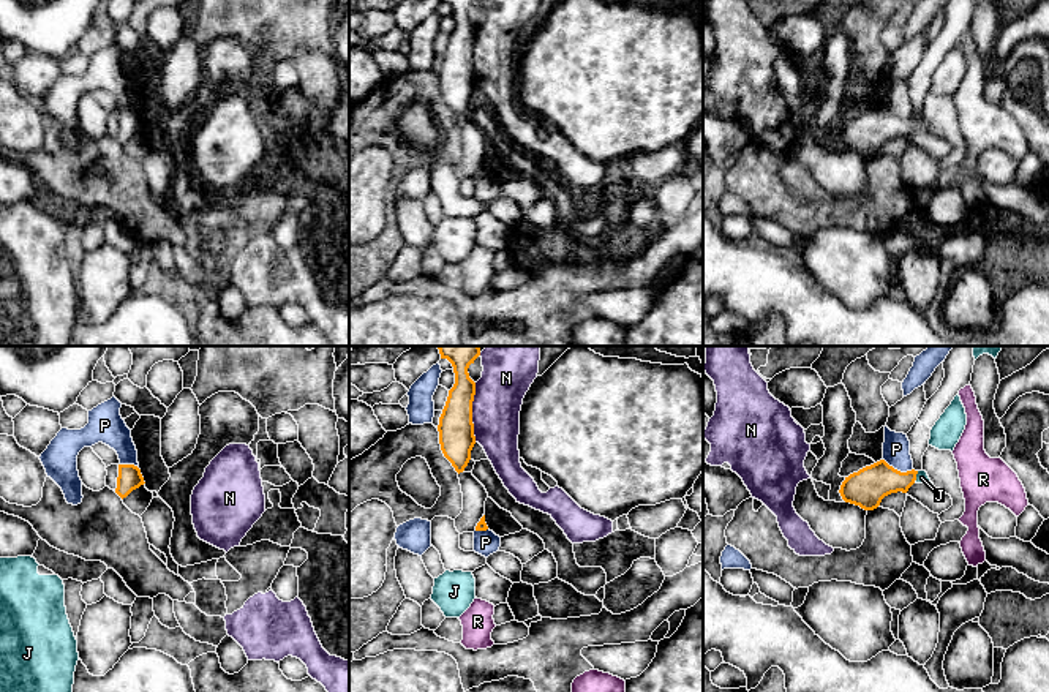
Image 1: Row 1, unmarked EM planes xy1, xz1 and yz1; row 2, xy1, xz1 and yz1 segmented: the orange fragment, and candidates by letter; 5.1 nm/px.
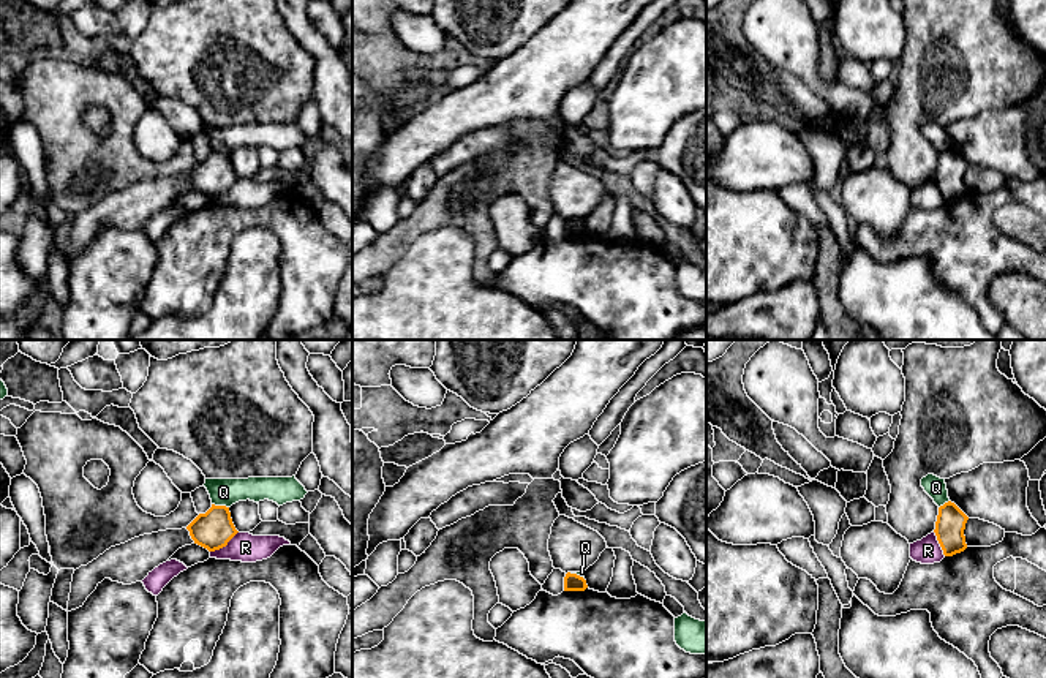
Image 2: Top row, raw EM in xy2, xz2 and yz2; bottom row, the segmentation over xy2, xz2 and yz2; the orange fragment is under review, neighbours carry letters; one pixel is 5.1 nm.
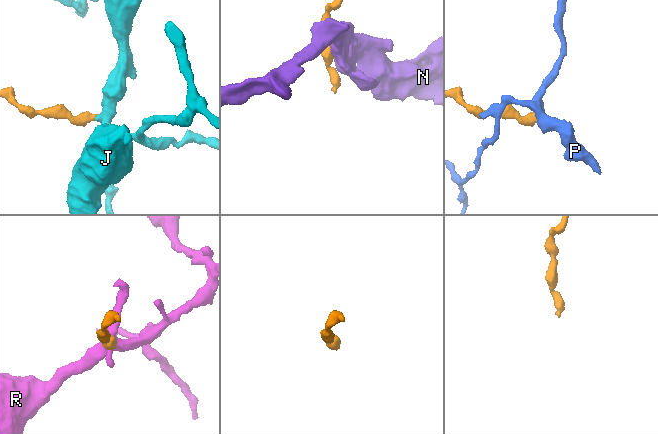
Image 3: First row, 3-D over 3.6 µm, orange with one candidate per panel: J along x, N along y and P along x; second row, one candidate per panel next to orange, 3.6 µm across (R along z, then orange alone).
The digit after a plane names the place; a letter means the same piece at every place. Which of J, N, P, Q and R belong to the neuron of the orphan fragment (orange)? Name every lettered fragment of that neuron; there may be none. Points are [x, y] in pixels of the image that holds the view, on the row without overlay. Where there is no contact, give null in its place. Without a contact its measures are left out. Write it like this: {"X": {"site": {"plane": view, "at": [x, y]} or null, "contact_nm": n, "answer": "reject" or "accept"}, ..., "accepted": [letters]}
{"J": {"site": {"plane": "yz1", "at": [915, 122]}, "contact_nm": 60, "answer": "accept"}, "N": {"site": {"plane": "xz1", "at": [471, 59]}, "contact_nm": 300, "answer": "reject"}, "P": {"site": {"plane": "yz1", "at": [896, 116]}, "contact_nm": 160, "answer": "reject"}, "Q": {"site": {"plane": "xy2", "at": [220, 152]}, "contact_nm": 90, "answer": "reject"}, "R": {"site": {"plane": "xy2", "at": [225, 192]}, "contact_nm": 180, "answer": "reject"}, "accepted": ["J"]}

